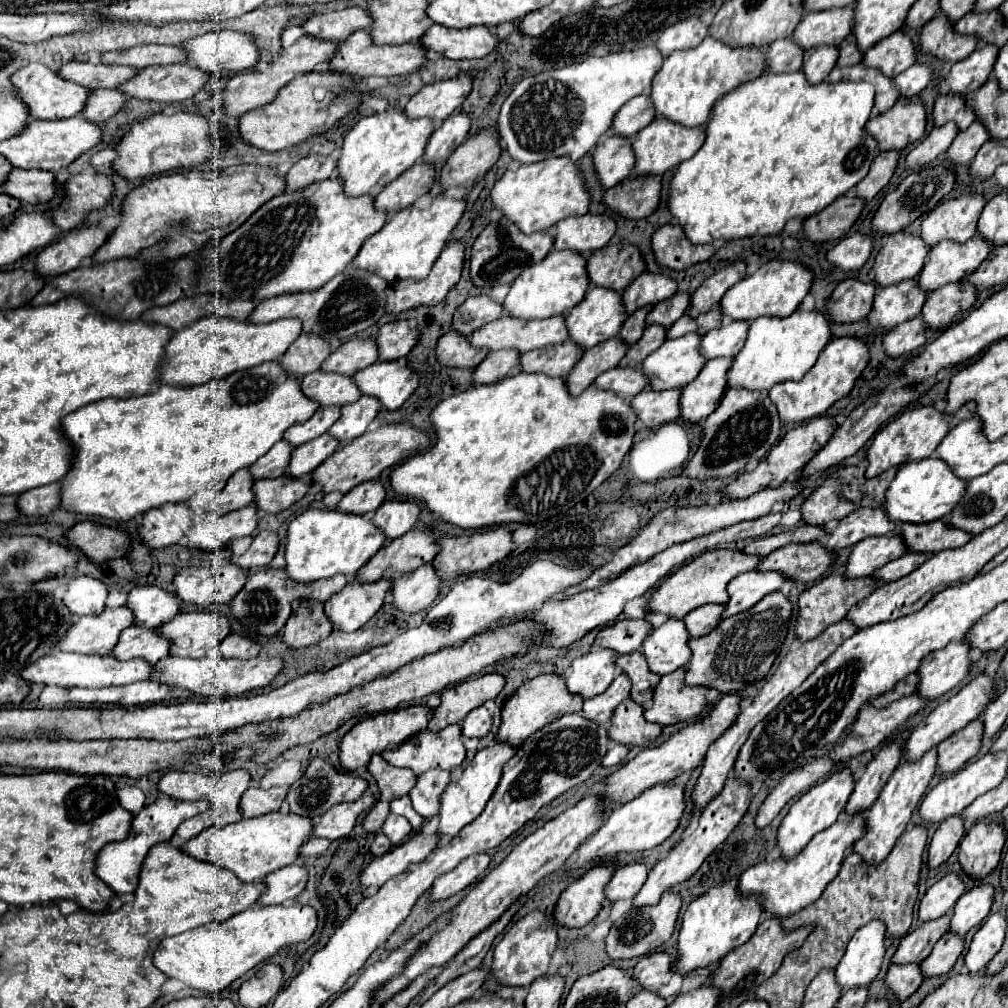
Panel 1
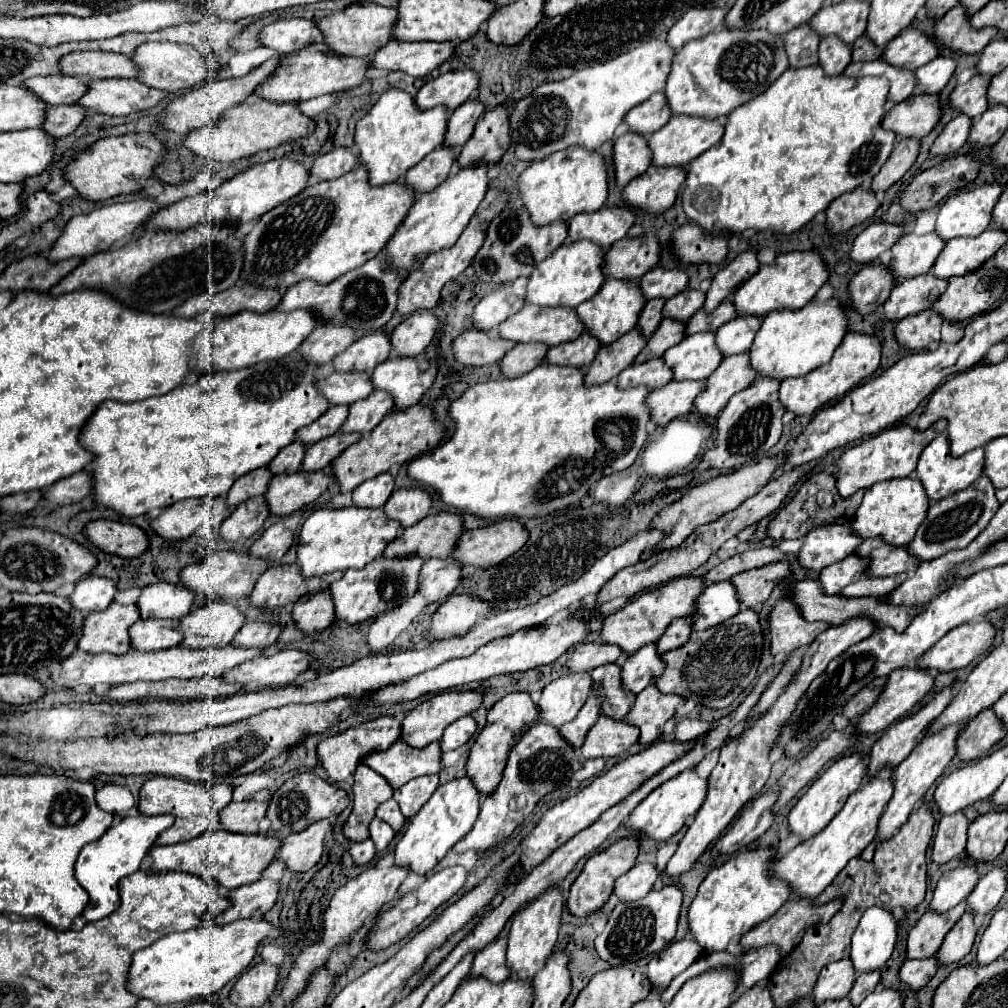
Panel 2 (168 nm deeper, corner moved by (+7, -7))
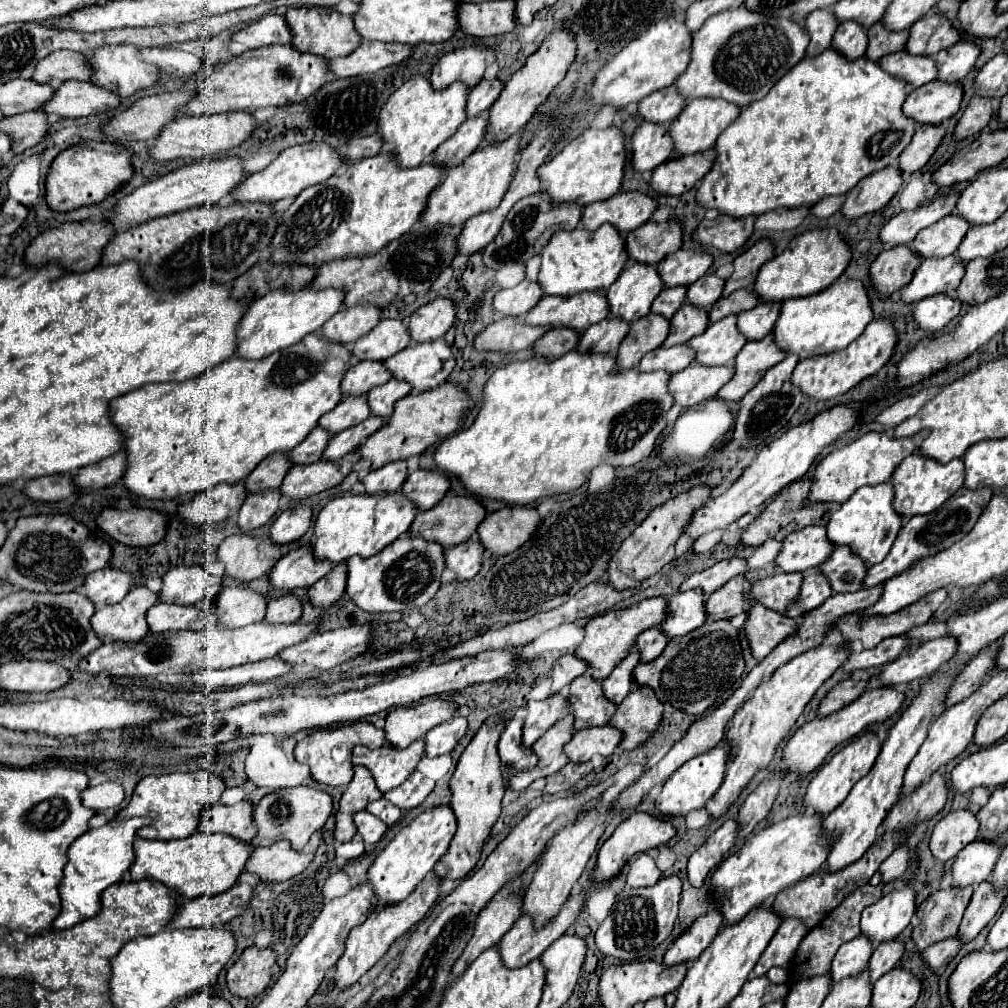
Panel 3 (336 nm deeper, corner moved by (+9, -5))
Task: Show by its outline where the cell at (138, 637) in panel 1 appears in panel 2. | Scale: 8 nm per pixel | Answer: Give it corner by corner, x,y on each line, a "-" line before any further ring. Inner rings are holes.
139,619
135,625
131,625
129,635
131,645
139,651
169,649
183,641
179,619

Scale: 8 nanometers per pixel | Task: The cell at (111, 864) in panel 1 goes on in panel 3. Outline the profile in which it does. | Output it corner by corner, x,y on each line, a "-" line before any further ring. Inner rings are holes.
131,817
123,821
109,821
107,825
99,829
89,829
83,833
75,843
69,847
69,863
65,865
65,877
59,885
63,911
53,921
55,929
69,929
85,919
95,917
101,911
101,893
113,885
119,883
125,875
125,871
131,869
135,855
133,855
133,843
137,839
137,831
141,827
151,825
153,819
149,817

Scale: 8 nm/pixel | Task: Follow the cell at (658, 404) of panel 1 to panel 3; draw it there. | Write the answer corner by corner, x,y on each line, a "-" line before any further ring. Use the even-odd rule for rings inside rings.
691,363
687,369
673,373
669,379
669,393
673,397
673,405
681,409
697,407
709,397
713,397
733,375
733,367
697,367

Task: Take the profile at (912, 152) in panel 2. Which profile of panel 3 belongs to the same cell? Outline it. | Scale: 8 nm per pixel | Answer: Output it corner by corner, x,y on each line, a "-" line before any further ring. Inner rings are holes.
917,125
911,143
899,155
899,171
901,173
919,171
929,161
929,157
933,155
933,151
937,149
937,145
941,143
943,135
945,135
943,127

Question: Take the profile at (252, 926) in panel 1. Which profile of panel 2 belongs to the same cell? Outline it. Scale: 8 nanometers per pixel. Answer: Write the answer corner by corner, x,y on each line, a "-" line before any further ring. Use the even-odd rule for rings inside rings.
239,919
223,927
197,927
165,935
153,945
133,953
127,991
157,1005
181,1003
199,997
205,999
241,975
253,961
257,945
267,937
281,937
281,929
263,919

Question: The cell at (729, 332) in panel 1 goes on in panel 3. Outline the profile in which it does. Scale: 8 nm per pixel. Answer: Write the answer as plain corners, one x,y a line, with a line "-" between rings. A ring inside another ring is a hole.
757,303
753,309
737,315
737,329
747,341
759,341
771,333
779,303

